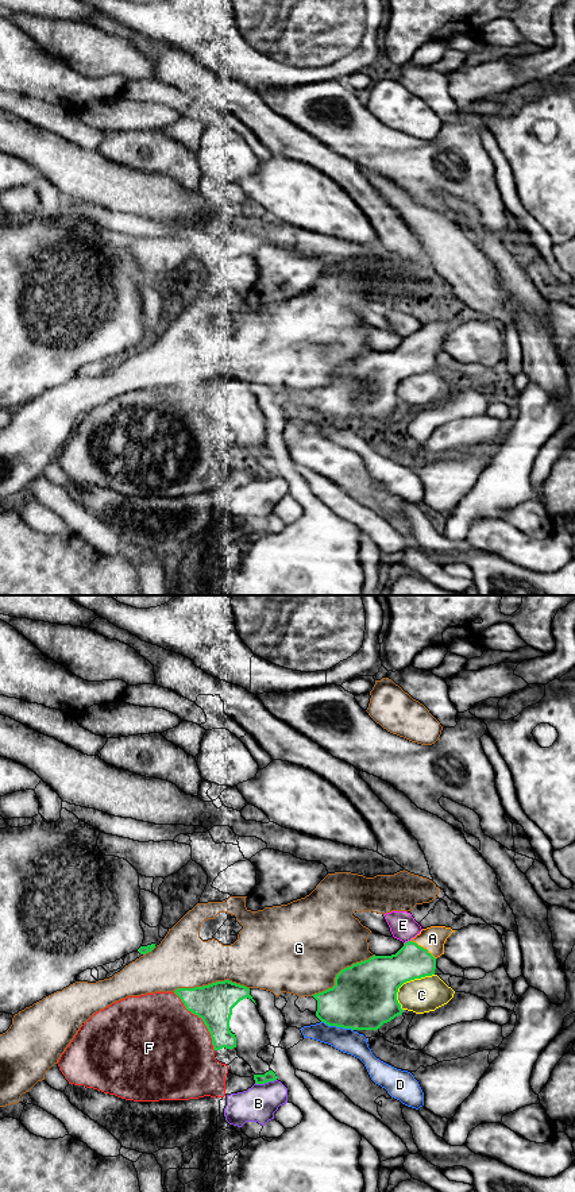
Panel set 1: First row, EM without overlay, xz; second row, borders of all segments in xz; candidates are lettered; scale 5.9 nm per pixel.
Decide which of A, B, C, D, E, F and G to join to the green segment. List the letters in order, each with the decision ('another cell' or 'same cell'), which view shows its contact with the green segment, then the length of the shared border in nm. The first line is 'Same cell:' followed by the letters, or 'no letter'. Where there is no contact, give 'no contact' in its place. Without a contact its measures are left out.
Same cell: A
A: same cell | xz | 190 nm
B: another cell | xz | 130 nm
C: another cell | xz | 300 nm
D: another cell | xz | 200 nm
E: another cell | xz | 50 nm
F: another cell | xz | 420 nm
G: another cell | xz | 460 nm

